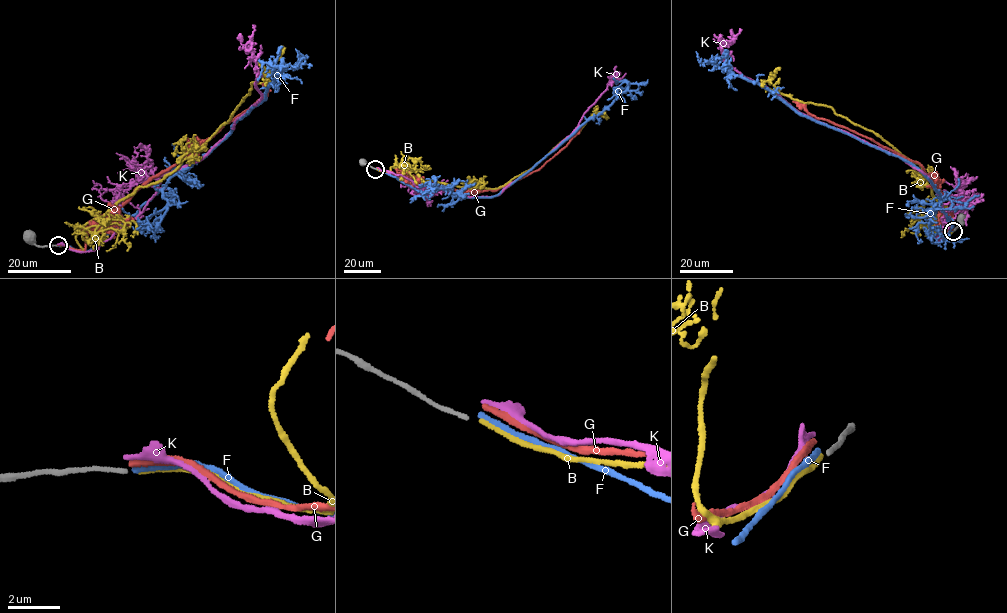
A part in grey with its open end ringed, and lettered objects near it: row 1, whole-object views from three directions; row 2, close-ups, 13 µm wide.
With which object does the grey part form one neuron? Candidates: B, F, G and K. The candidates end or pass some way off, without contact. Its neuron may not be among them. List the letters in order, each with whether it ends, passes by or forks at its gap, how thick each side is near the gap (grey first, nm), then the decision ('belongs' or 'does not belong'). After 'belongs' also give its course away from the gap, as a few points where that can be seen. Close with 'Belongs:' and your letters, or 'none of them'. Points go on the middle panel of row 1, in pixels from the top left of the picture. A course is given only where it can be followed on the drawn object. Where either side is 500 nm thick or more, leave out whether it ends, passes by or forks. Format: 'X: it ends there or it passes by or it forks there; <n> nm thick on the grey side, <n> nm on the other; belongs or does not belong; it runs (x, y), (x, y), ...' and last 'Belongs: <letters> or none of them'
B: it ends there; 130 nm thick on the grey side, 150 nm on the other; does not belong
F: it ends there; 130 nm thick on the grey side, 200 nm on the other; does not belong
G: it ends there; 130 nm thick on the grey side, 240 nm on the other; does not belong
K: it ends there; 130 nm thick on the grey side, 170 nm on the other; does not belong
Belongs: none of them

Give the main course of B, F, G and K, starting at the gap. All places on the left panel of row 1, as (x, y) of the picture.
B: (59, 246), (81, 251), (79, 229), (139, 187), (157, 183), (226, 123), (252, 82), (267, 82), (280, 46)
F: (59, 246), (94, 249), (167, 180), (219, 143), (260, 103), (285, 67), (266, 62), (258, 80)
G: (58, 245), (82, 251), (90, 229), (153, 177), (209, 140), (225, 123), (267, 96), (264, 85)
K: (57, 244), (96, 250), (143, 210), (159, 177), (195, 163), (258, 102), (254, 55), (247, 50), (252, 25)

